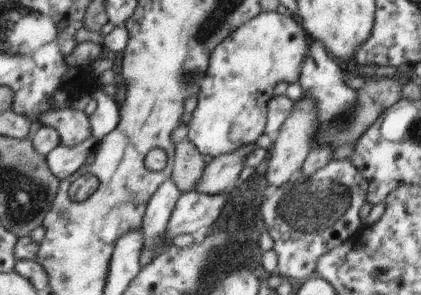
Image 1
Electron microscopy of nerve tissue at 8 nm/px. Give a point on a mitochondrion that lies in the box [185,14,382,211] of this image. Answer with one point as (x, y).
(335, 131)

